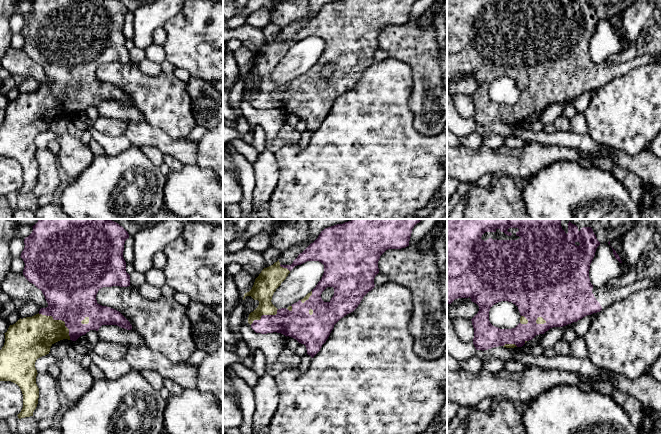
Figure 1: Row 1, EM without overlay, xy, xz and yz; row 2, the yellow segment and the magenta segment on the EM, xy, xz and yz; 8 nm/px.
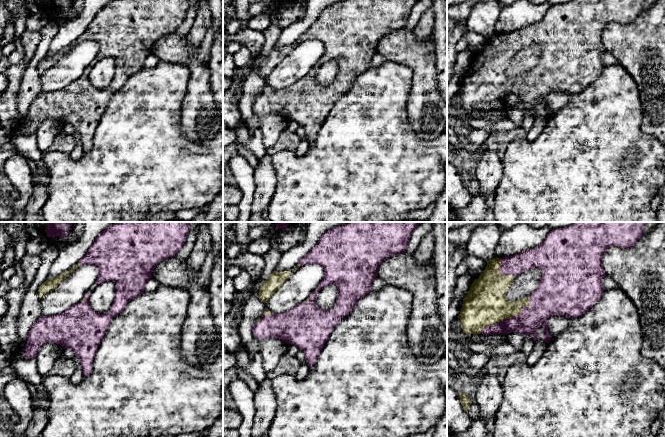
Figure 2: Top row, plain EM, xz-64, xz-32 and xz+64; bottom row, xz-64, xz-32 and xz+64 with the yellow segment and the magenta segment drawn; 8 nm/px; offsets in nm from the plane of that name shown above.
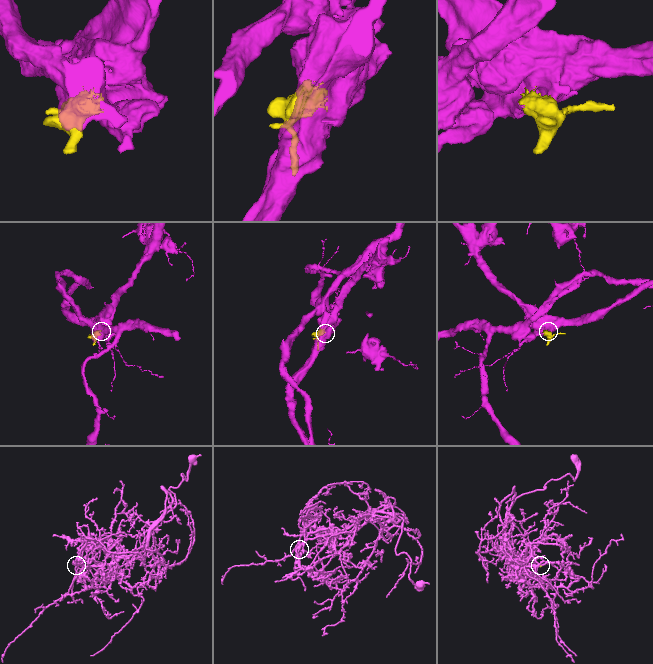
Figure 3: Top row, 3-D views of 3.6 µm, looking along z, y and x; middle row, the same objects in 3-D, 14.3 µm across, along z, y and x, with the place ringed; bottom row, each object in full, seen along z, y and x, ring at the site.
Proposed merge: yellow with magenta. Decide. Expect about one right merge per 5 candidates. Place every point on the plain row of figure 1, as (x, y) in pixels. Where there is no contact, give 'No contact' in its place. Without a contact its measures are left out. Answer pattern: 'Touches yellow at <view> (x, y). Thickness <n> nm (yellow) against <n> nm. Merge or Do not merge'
Touches yellow at xy (60, 96). Thickness 320 nm (yellow) against 420 nm. Merge

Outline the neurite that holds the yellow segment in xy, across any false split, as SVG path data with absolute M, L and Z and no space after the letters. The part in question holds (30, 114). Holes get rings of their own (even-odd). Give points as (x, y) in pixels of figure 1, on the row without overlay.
M35 0L32 9L24 15L24 26L21 29L21 34L25 39L23 46L23 51L32 60L34 60L38 65L40 65L45 72L48 79L46 84L41 84L39 89L32 92L19 95L15 100L10 101L5 110L5 119L0 126L0 157L11 157L17 160L23 170L23 184L21 188L17 191L19 195L33 192L33 188L37 183L39 174L39 164L36 160L37 146L35 144L35 138L38 134L49 130L51 122L63 115L68 115L76 117L80 112L85 111L90 106L98 107L102 101L117 101L121 104L131 106L132 101L130 98L117 86L102 82L97 79L96 71L98 67L103 63L128 63L130 62L130 51L126 48L126 38L123 34L124 20L129 14L128 8L119 0Z

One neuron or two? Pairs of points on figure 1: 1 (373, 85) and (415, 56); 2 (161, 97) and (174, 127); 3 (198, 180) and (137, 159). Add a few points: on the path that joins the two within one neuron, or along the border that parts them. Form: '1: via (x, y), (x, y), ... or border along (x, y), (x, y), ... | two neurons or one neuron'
1: border along (389, 56), (408, 65), (413, 85) | two neurons
2: via (166, 104), (174, 120) | one neuron
3: border along (166, 177), (166, 183), (163, 187) | two neurons

